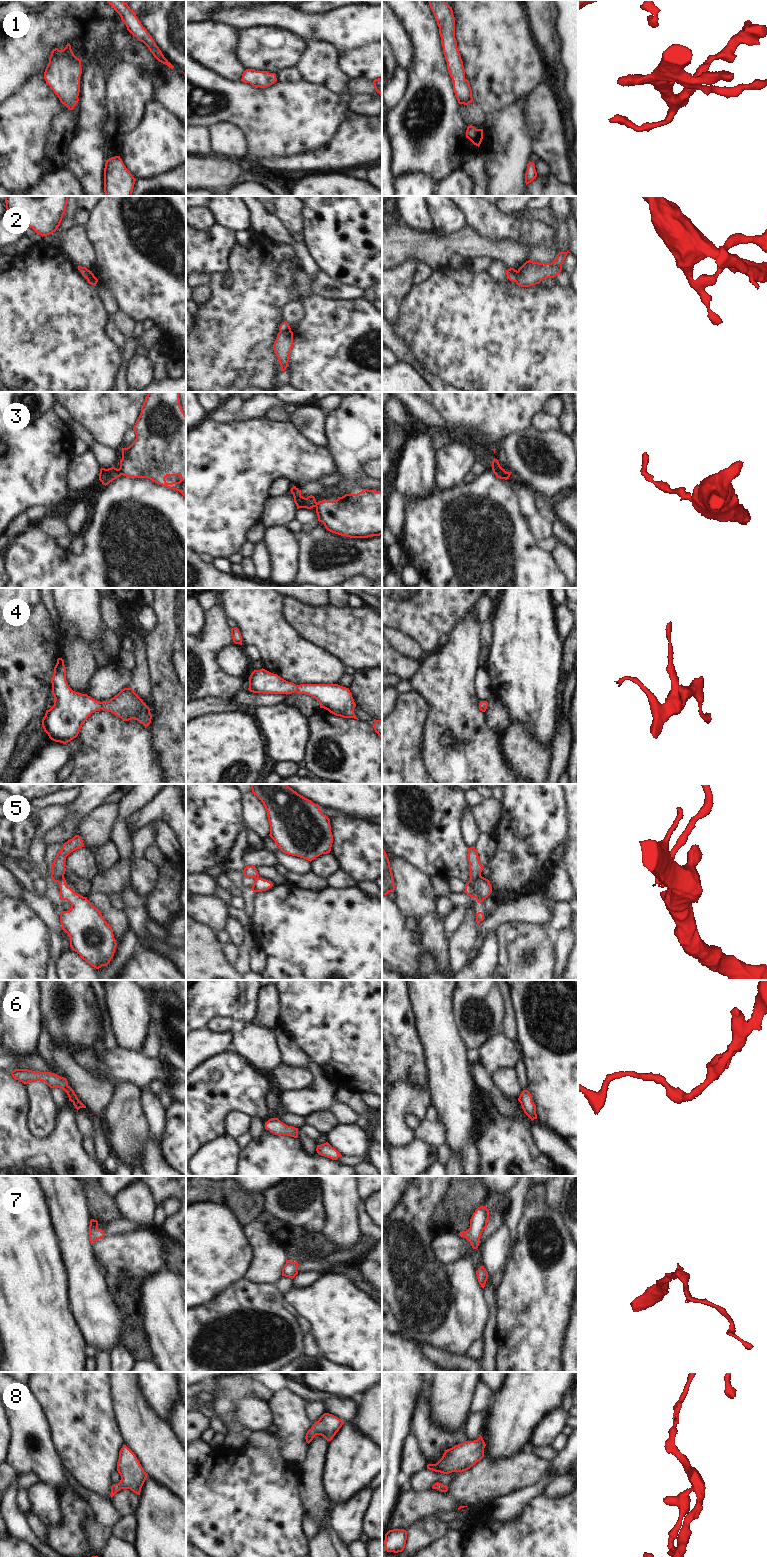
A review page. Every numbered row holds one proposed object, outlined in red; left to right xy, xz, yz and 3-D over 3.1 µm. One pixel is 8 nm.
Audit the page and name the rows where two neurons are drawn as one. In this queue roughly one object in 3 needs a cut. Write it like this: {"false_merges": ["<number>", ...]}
{"false_merges": ["2", "3", "5"]}

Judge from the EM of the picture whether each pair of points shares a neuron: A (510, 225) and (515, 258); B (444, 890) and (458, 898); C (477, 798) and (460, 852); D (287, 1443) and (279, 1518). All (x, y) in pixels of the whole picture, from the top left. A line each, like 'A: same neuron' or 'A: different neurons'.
A: different neurons
B: same neuron
C: different neurons
D: different neurons

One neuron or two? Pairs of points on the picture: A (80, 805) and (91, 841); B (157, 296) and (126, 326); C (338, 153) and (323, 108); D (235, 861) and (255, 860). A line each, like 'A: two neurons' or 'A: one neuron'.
A: two neurons
B: two neurons
C: two neurons
D: two neurons

